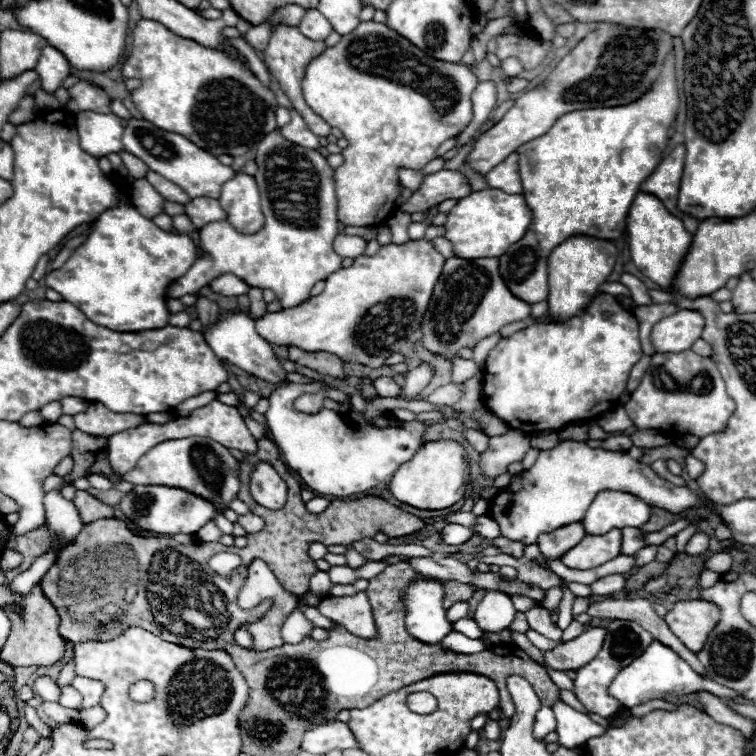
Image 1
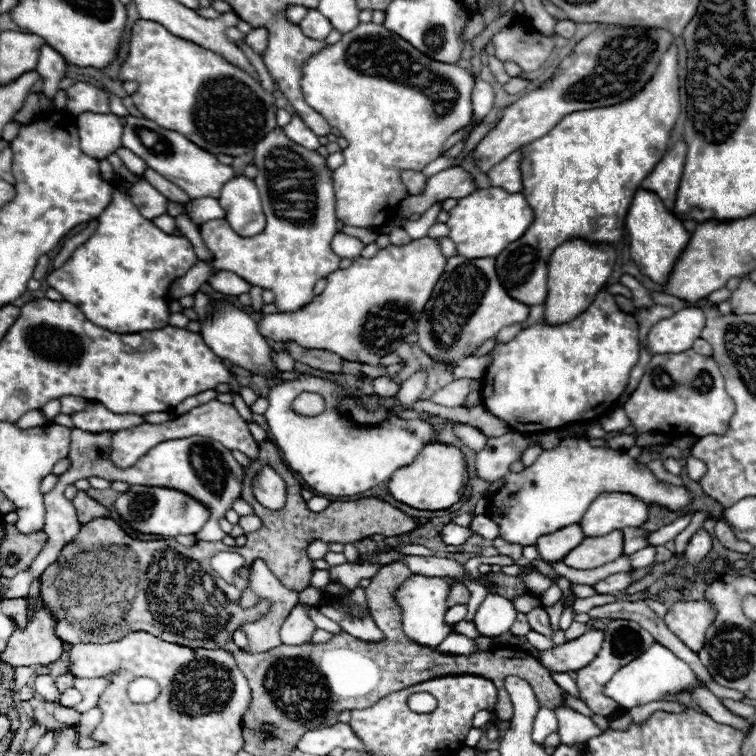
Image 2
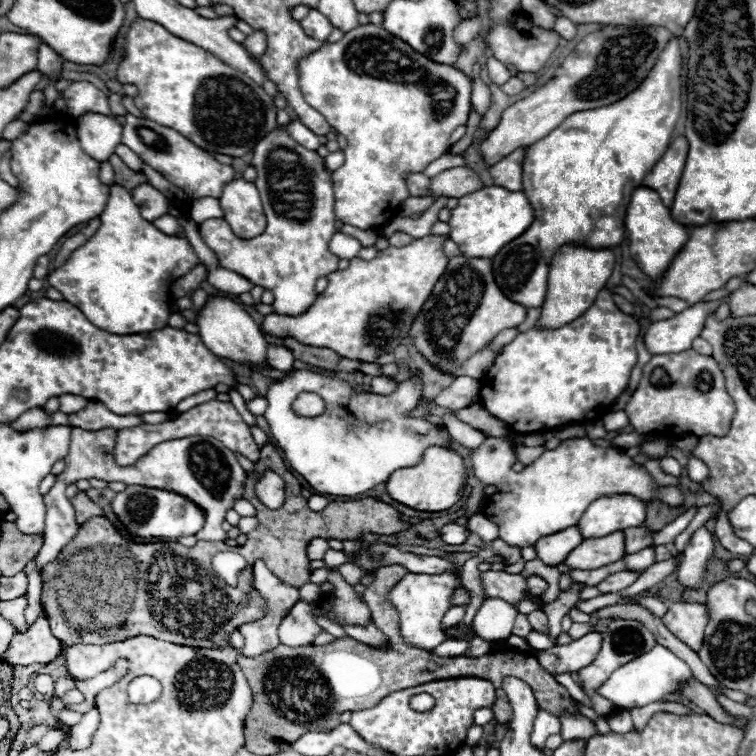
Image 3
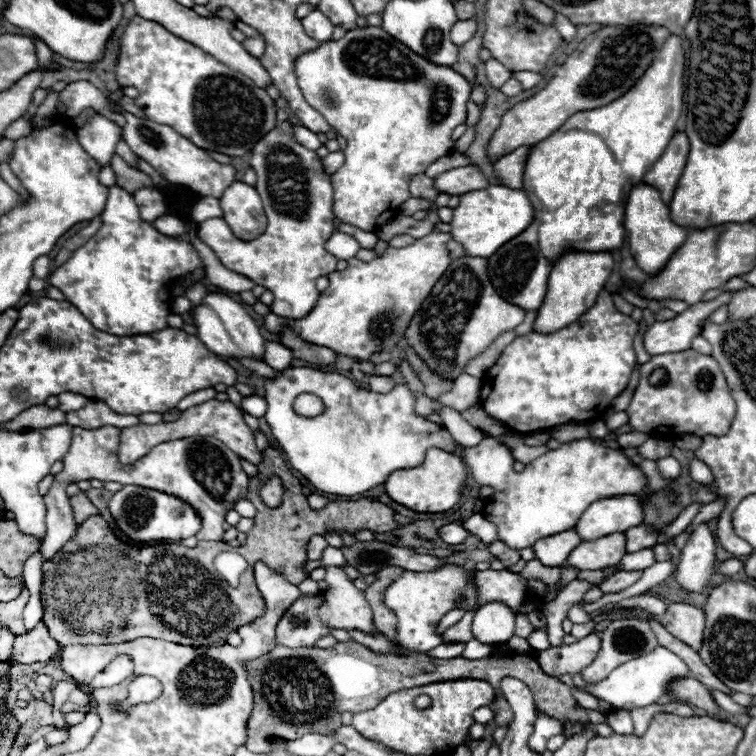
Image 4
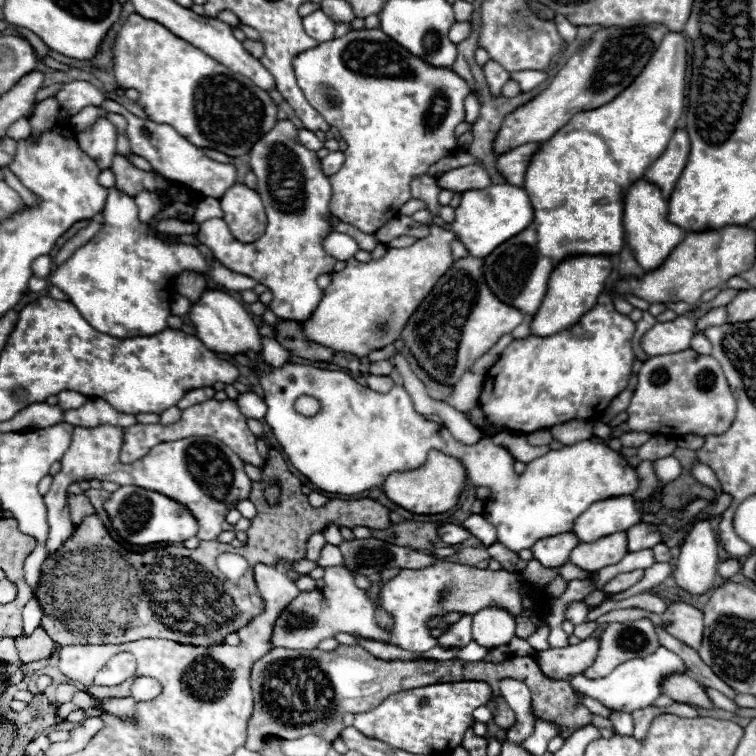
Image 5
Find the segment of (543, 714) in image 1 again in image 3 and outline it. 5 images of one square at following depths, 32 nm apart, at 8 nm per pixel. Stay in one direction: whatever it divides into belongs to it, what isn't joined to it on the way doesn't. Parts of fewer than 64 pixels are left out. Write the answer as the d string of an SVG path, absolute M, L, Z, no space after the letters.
M546 710L538 712L536 716L536 722L534 722L534 732L530 736L530 742L532 746L536 746L538 750L544 750L546 748L546 738L552 736L552 734L560 734L560 720L552 714L548 714Z

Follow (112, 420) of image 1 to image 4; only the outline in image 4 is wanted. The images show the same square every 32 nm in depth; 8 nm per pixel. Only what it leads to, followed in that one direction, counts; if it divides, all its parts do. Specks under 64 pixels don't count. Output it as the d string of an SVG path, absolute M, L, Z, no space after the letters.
M90 400L88 406L68 412L66 414L66 422L72 426L80 426L80 428L102 428L102 426L116 426L116 428L130 428L140 424L138 416L124 416L114 412L106 402L102 400Z

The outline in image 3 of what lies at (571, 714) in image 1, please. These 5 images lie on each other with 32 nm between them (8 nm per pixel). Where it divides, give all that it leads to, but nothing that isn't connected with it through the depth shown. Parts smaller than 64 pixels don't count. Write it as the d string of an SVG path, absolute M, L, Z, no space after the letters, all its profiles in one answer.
M562 716L562 718L560 718L560 724L562 724L560 736L562 736L566 742L568 742L568 740L574 740L574 738L590 738L590 736L596 736L596 734L598 734L594 722L590 722L588 718Z

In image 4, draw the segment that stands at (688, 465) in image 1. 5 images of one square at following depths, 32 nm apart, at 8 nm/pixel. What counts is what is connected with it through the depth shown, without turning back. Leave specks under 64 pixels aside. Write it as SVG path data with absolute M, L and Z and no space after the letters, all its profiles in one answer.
M694 458L689 465L689 473L693 480L703 485L713 484L714 476L710 468L702 461Z

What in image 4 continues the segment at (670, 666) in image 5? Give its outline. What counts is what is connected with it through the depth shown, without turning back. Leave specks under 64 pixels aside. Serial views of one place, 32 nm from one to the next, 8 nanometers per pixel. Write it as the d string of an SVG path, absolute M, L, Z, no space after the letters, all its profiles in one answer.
M658 646L652 654L646 654L644 658L634 658L628 660L624 664L620 664L608 678L596 682L596 684L588 684L580 674L572 676L572 682L576 688L608 702L614 710L634 710L634 708L644 708L648 704L654 704L662 694L666 694L666 686L668 686L668 678L676 678L676 676L688 676L690 670L688 666L668 648Z

